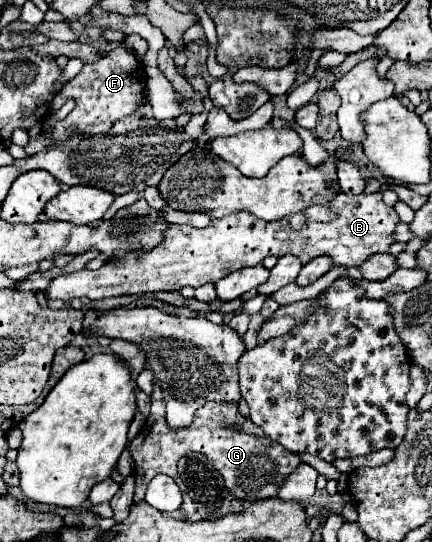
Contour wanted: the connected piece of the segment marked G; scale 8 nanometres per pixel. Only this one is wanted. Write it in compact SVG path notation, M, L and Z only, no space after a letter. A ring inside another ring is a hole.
M155 385L153 393L151 393L151 415L147 417L139 435L129 443L129 451L131 451L133 463L135 463L133 473L135 473L135 481L137 481L135 503L143 499L145 487L155 475L165 473L165 475L177 479L177 461L195 451L205 453L211 459L215 469L223 475L227 489L235 497L249 499L249 501L267 499L269 497L269 495L265 495L267 485L279 487L279 483L283 483L283 479L301 463L301 459L297 453L283 451L283 447L279 447L279 443L275 443L267 437L249 435L249 433L243 433L241 429L235 431L235 427L231 427L233 421L237 421L237 423L247 421L247 417L243 417L237 411L237 405L209 401L197 409L197 417L189 427L173 429L165 421L165 403L161 397L161 387Z

